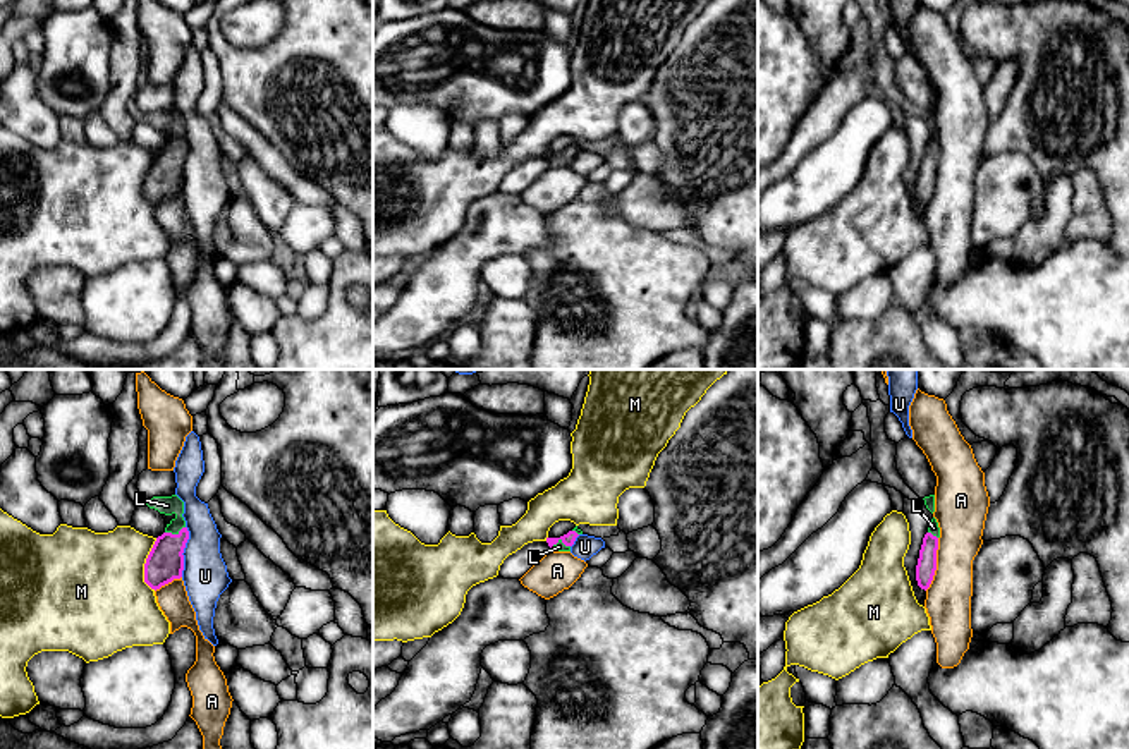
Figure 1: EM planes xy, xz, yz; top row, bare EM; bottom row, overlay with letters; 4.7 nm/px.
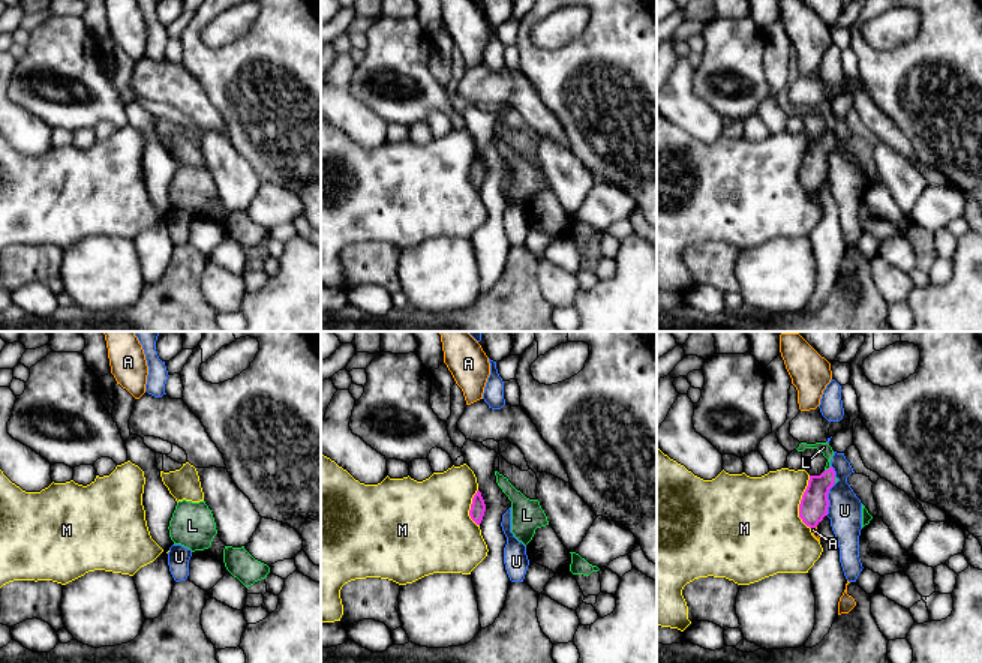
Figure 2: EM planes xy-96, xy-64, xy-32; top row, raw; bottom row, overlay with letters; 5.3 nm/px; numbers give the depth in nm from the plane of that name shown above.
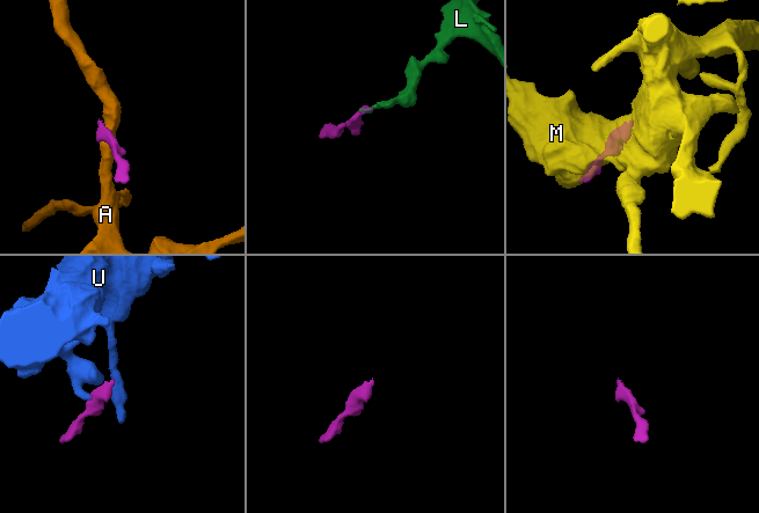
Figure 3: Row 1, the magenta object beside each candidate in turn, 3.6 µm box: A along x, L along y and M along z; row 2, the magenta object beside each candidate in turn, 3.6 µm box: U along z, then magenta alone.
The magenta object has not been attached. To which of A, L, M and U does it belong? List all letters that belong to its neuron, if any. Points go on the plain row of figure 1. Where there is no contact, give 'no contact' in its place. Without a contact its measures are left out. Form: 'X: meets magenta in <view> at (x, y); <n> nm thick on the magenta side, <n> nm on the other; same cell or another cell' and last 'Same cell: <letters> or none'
A: meets magenta in yz at (935, 179); 100 nm thick on the magenta side, 220 nm on the other; another cell
L: meets magenta in xy at (174, 150); 180 nm thick on the magenta side, 90 nm on the other; same cell
M: meets magenta in xy at (145, 179); 180 nm thick on the magenta side, 460 nm on the other; another cell
U: meets magenta in xy at (183, 167); 180 nm thick on the magenta side, 220 nm on the other; another cell
Same cell: L

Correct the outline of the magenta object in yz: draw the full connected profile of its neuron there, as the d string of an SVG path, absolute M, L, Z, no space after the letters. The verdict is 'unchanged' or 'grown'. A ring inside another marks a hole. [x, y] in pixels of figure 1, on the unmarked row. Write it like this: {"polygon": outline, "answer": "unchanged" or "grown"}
{"polygon": "M933 132L928 148L923 153L923 160L916 180L916 196L918 201L925 206L930 203L937 186L938 153L940 153L940 143L937 134Z", "answer": "grown"}

